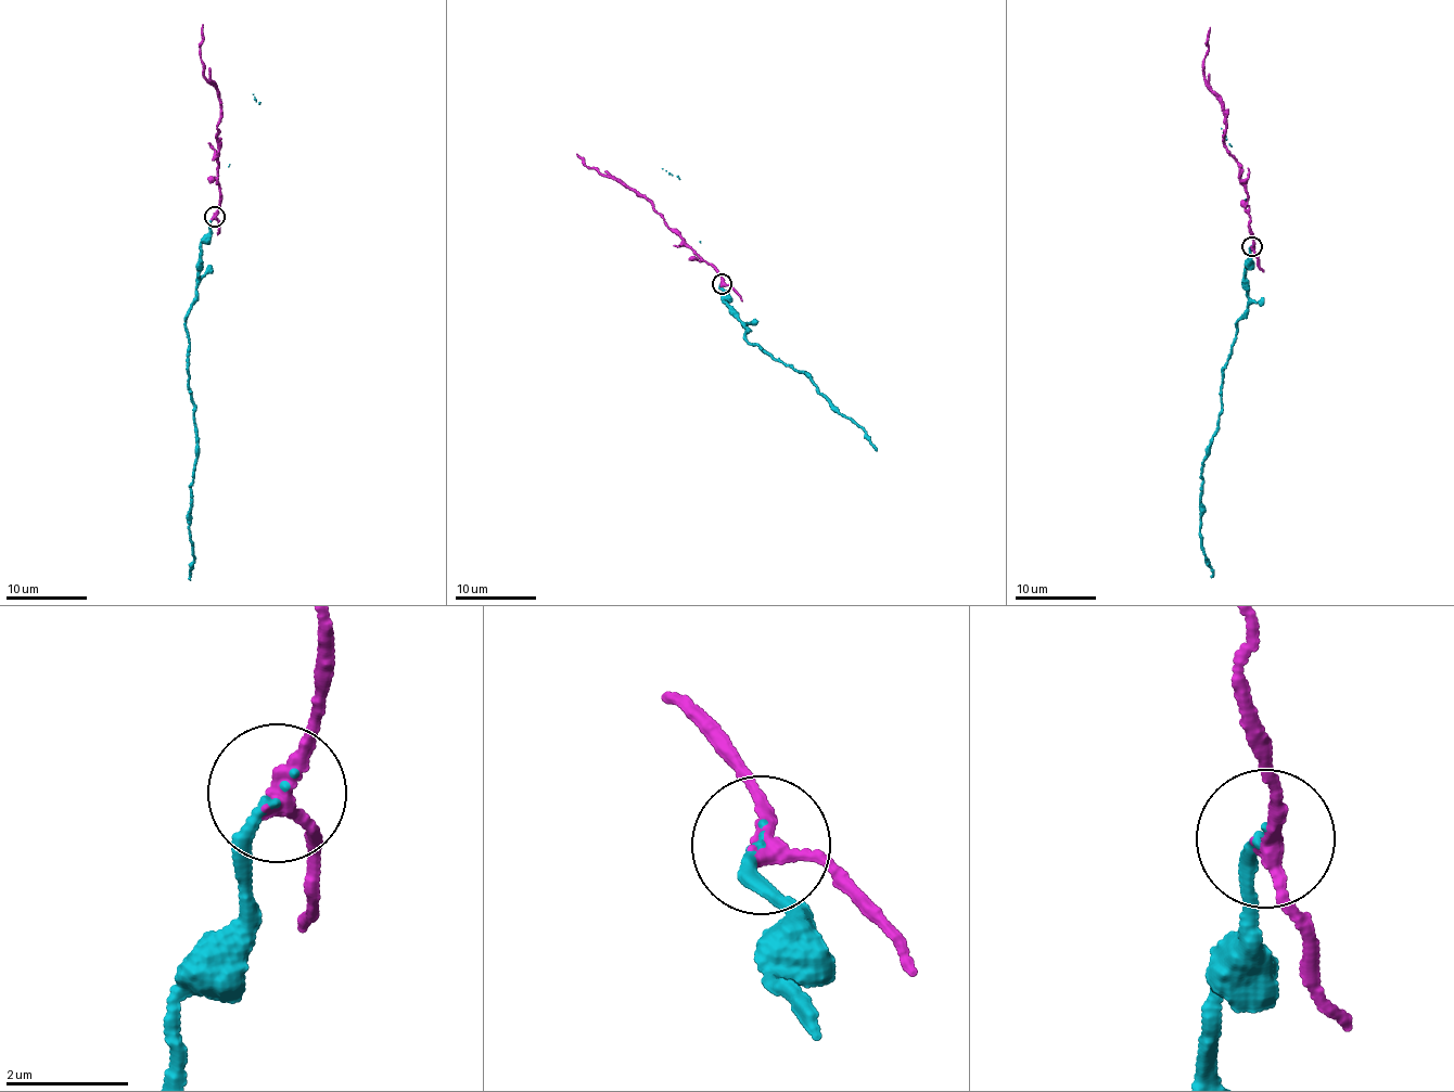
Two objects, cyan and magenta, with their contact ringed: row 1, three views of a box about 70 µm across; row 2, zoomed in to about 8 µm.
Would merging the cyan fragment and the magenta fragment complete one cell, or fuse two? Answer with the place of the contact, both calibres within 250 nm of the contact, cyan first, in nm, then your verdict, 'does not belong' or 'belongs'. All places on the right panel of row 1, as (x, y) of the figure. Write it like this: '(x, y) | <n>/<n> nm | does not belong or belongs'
(1252, 246) | 110/260 nm | does not belong

